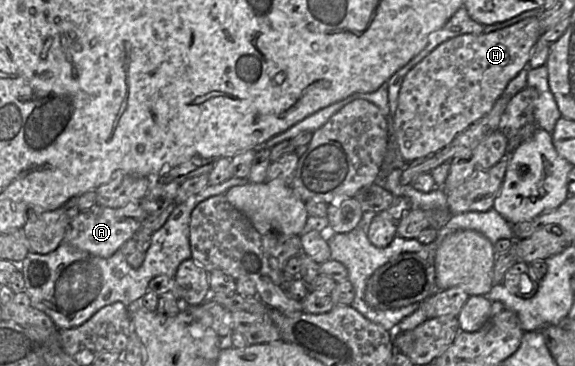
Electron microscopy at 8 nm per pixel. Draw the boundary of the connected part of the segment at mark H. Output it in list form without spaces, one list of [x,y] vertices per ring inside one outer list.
[[[536,16],[503,29],[463,34],[437,46],[404,77],[393,115],[399,150],[406,162],[432,154],[488,114],[508,83],[528,67],[541,35]]]

